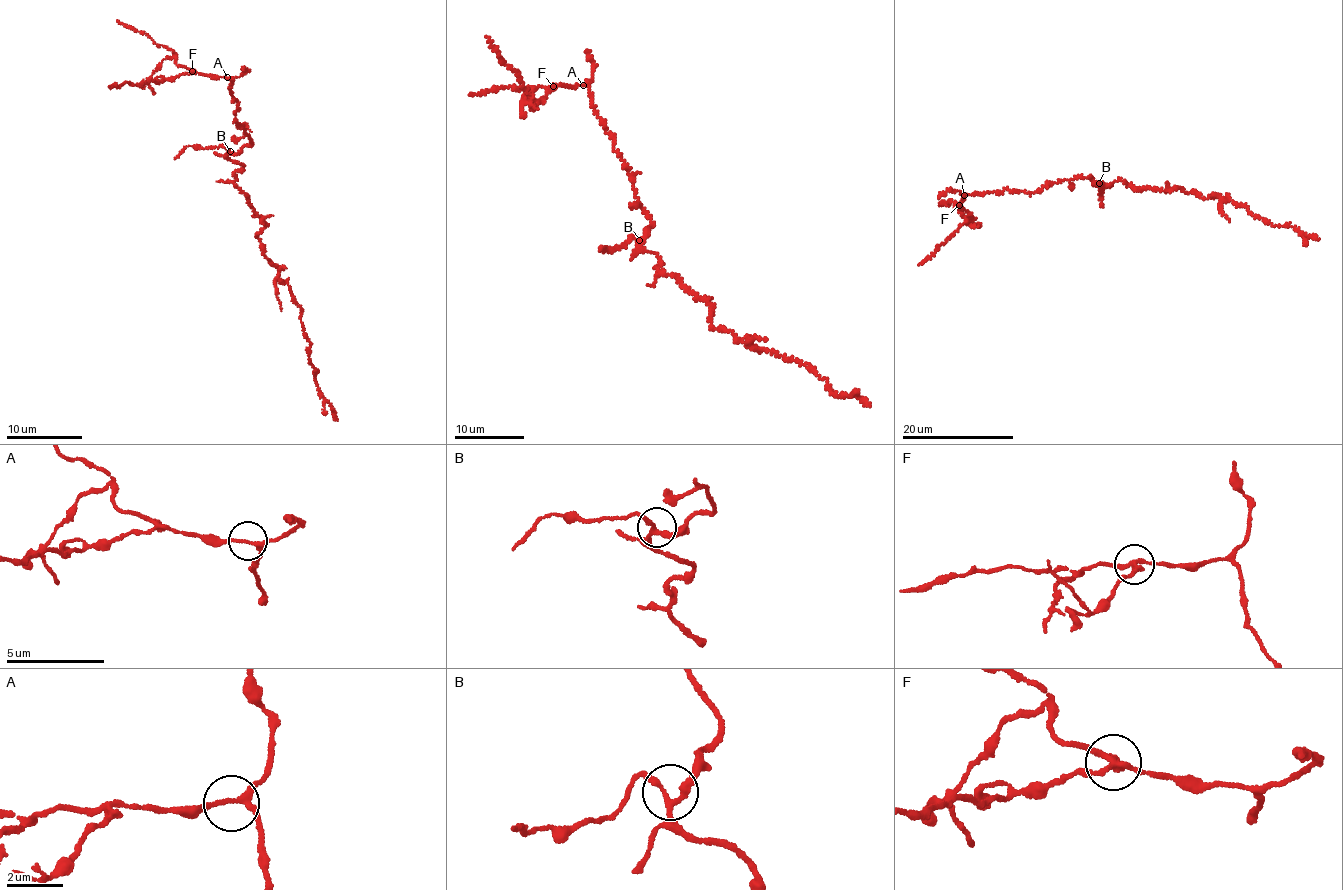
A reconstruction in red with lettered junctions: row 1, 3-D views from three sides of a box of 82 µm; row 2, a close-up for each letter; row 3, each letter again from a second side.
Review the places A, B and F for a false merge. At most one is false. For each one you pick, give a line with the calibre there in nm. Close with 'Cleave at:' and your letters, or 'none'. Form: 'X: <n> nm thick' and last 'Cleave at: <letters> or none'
F: 200 nm thick
Cleave at: F

